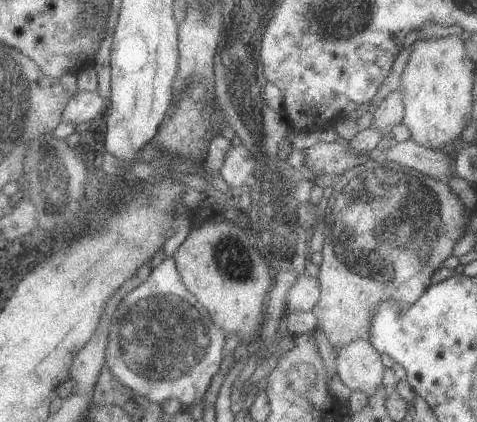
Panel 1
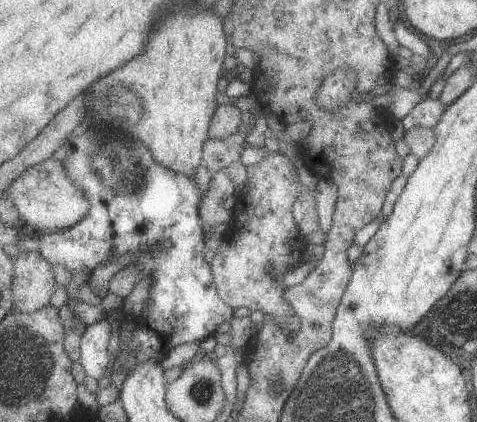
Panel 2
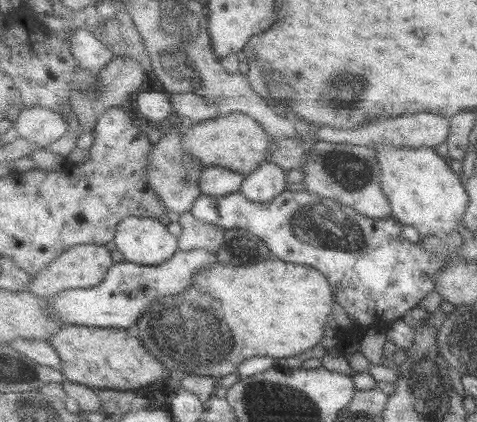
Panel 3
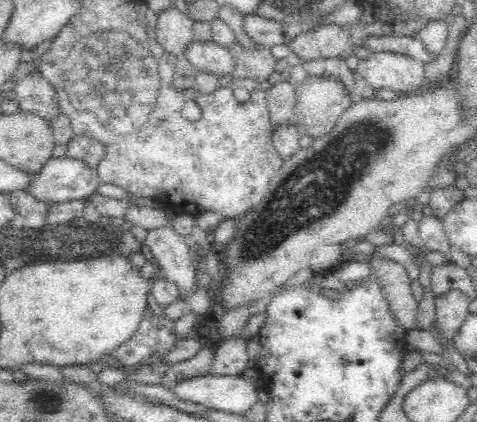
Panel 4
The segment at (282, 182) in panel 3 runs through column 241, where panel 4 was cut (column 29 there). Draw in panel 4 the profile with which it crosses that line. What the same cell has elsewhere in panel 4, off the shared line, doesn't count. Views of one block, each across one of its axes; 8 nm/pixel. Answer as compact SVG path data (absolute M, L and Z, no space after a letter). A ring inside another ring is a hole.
M66 155L51 158L34 175L32 185L26 191L44 202L83 199L96 193L102 183L96 166Z

